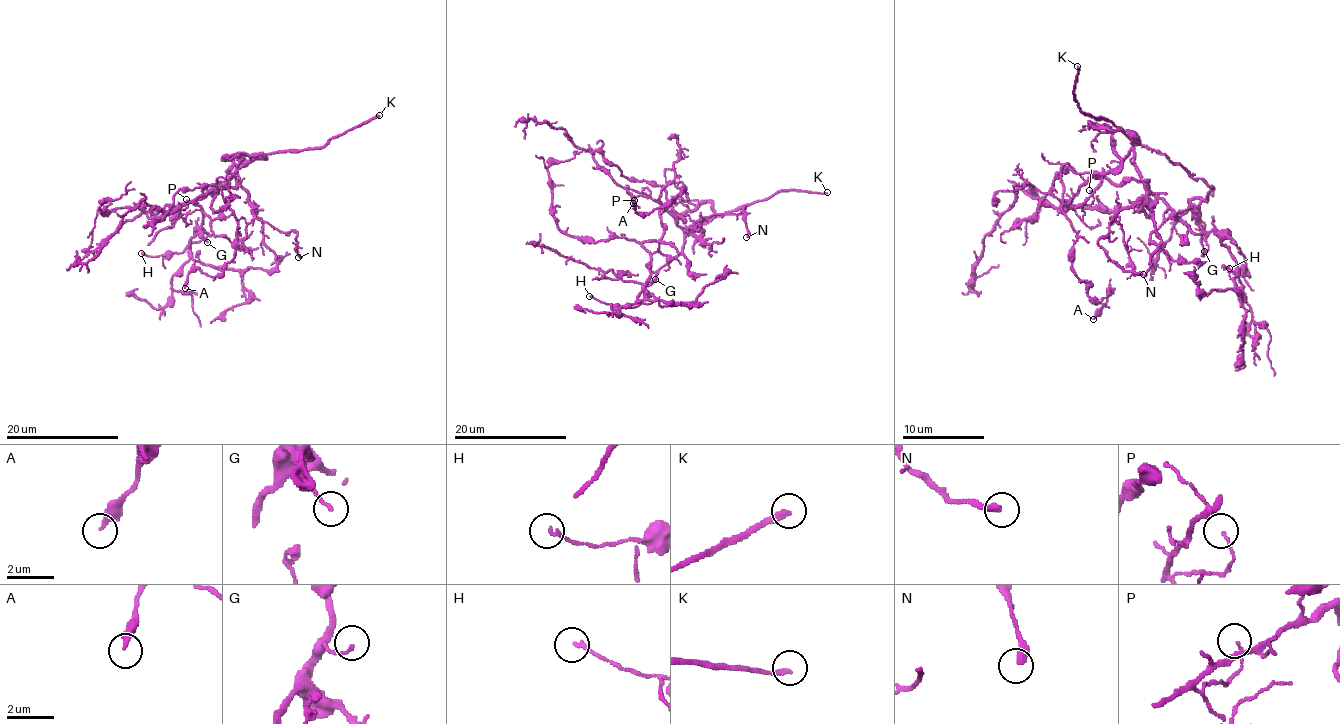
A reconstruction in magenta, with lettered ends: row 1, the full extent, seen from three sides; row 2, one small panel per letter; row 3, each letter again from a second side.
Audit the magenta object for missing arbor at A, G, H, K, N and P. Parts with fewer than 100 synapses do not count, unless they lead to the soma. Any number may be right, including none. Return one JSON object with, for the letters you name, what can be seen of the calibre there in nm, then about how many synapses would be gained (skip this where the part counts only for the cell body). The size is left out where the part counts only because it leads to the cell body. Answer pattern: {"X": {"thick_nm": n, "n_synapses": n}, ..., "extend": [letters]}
{"K": {"thick_nm": 220}, "extend": ["K"]}

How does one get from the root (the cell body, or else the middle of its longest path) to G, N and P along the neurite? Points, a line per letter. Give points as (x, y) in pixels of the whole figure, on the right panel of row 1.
G: (1102, 177), (1108, 177), (1114, 183), (1145, 179), (1155, 196), (1194, 233), (1204, 237), (1209, 247), (1204, 251)
N: (1102, 177), (1132, 153), (1145, 194), (1112, 218), (1110, 237), (1102, 237), (1097, 243), (1120, 266), (1143, 274)
P: (1102, 177), (1085, 181), (1073, 196), (1073, 202), (1089, 204), (1093, 200), (1089, 190)

